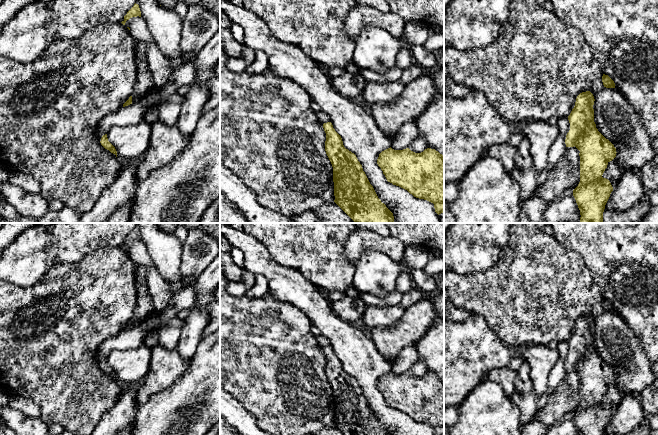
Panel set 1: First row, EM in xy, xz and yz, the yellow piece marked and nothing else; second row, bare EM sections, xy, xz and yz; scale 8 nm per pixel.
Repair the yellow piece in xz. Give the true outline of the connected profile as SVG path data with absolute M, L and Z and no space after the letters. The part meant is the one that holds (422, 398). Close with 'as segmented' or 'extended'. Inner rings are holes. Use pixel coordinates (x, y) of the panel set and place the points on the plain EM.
M390 371L379 378L377 388L388 406L444 435L444 379L431 372L415 377Z | as segmented

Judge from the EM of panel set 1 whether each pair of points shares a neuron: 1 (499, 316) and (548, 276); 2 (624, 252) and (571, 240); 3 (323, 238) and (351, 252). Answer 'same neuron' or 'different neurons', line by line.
1: same neuron
2: same neuron
3: different neurons

